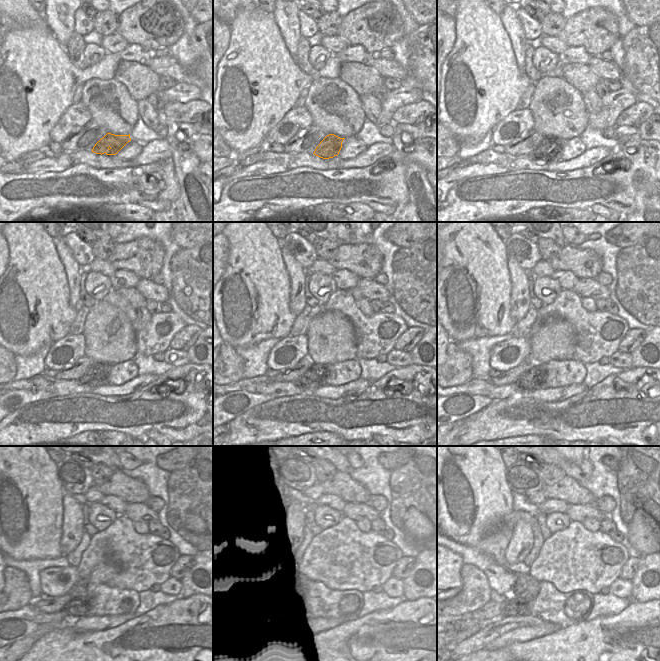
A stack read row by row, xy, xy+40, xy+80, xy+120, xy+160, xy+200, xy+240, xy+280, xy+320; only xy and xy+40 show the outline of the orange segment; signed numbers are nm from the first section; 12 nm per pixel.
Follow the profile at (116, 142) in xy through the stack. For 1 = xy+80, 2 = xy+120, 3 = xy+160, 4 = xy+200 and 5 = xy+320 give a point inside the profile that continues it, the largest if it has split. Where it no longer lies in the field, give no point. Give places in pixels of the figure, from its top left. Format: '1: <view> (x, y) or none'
1: xy+80 (549, 149)
2: xy+120 (95, 372)
3: xy+160 (317, 372)
4: xy+200 (529, 380)
5: xy+320 (512, 607)

